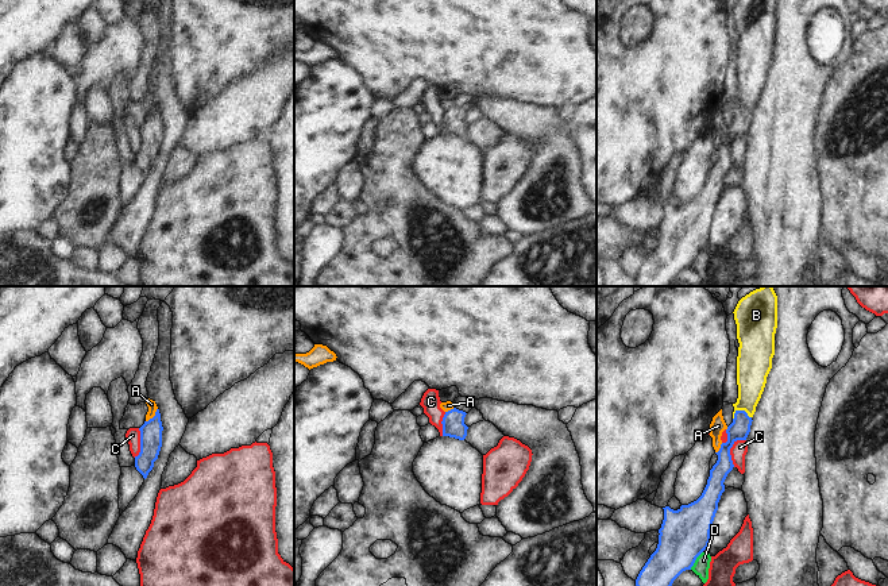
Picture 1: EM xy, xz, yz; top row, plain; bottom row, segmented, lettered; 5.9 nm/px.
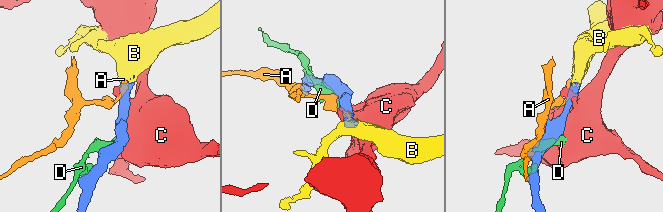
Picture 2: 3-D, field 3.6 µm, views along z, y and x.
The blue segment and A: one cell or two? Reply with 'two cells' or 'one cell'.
two cells

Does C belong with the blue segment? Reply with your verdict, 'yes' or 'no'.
no

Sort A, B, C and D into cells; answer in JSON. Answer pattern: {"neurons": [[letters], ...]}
{"neurons": [["A"], ["B"], ["C"], ["D"]]}

